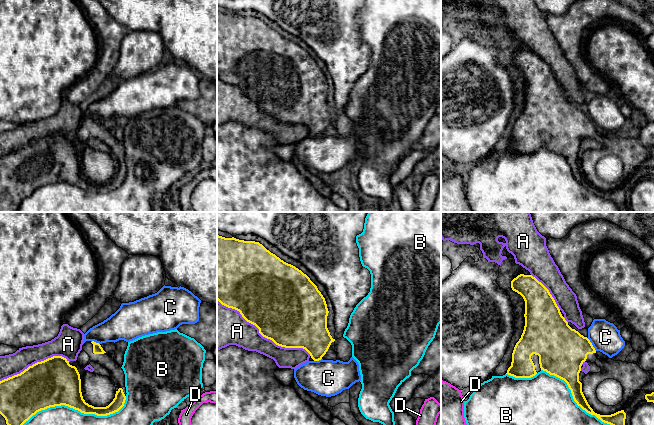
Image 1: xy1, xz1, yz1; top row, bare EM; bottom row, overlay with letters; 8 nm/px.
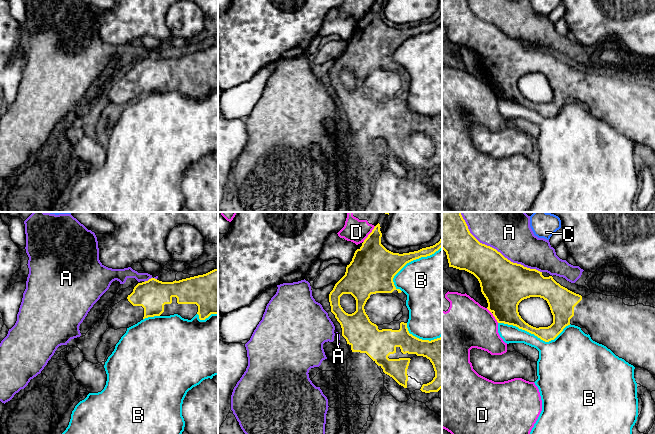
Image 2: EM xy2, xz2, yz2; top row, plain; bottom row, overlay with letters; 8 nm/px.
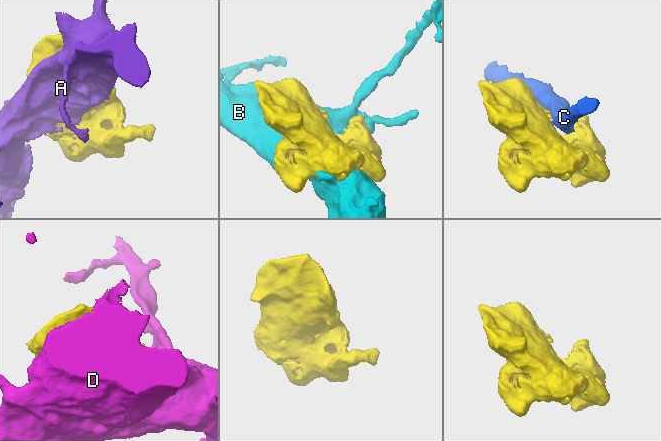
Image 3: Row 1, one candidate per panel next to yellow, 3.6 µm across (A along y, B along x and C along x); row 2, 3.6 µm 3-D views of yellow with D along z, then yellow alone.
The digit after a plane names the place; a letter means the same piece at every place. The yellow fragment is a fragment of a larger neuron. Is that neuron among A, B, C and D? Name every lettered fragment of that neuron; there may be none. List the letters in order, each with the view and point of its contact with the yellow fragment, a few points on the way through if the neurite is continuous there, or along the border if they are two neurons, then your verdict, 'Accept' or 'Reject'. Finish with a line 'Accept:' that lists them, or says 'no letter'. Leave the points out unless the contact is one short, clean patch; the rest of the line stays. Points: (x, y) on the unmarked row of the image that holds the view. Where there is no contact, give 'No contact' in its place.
A: Touches yellow at xz1 (262, 111). Reject
B: Touches yellow at xy1 (71, 183). Reject
C: Touches yellow at yz1 (591, 120). Boundary: yz1 (587, 114), (596, 126). Reject
D: Touches yellow at xz2 (369, 10). Reject
Accept: no letter

